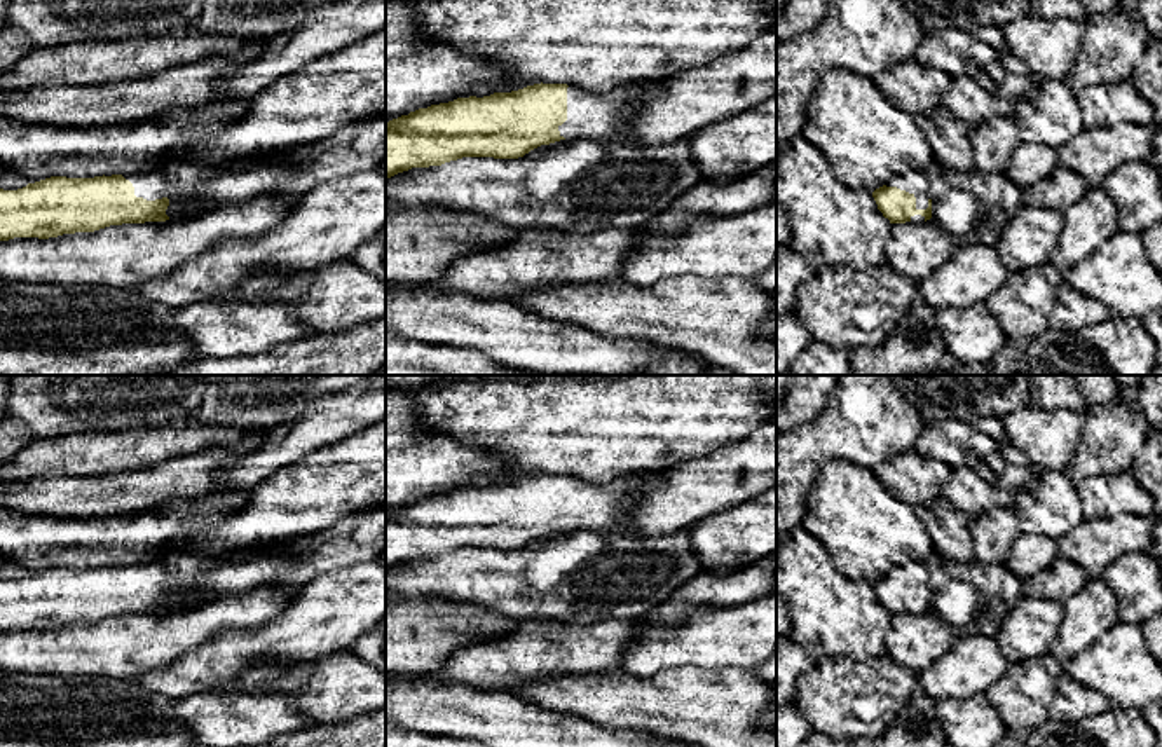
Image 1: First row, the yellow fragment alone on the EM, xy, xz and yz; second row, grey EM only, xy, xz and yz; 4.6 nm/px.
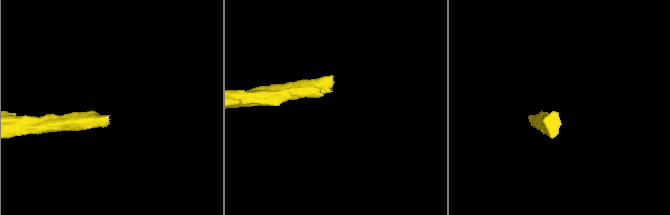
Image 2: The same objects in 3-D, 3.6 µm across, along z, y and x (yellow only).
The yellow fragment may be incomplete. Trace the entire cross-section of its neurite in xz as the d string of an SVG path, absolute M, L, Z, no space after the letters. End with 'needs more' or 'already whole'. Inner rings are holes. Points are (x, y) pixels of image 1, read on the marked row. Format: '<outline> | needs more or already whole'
M637 80L609 93L541 82L419 108L386 122L386 180L462 157L518 159L565 138L616 141L626 115L660 82Z | needs more

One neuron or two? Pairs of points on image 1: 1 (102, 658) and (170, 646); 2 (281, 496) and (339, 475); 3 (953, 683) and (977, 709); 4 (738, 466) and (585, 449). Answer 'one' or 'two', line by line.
1: one
2: one
3: two
4: two

